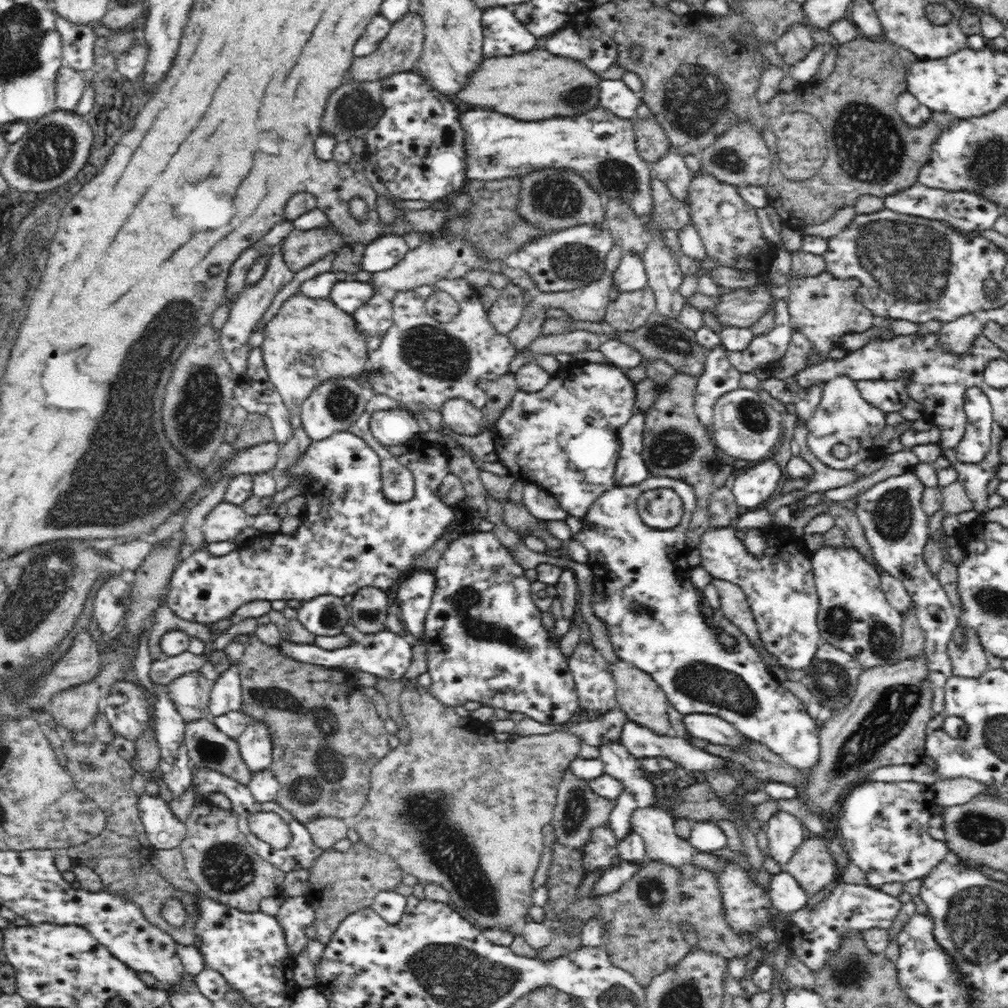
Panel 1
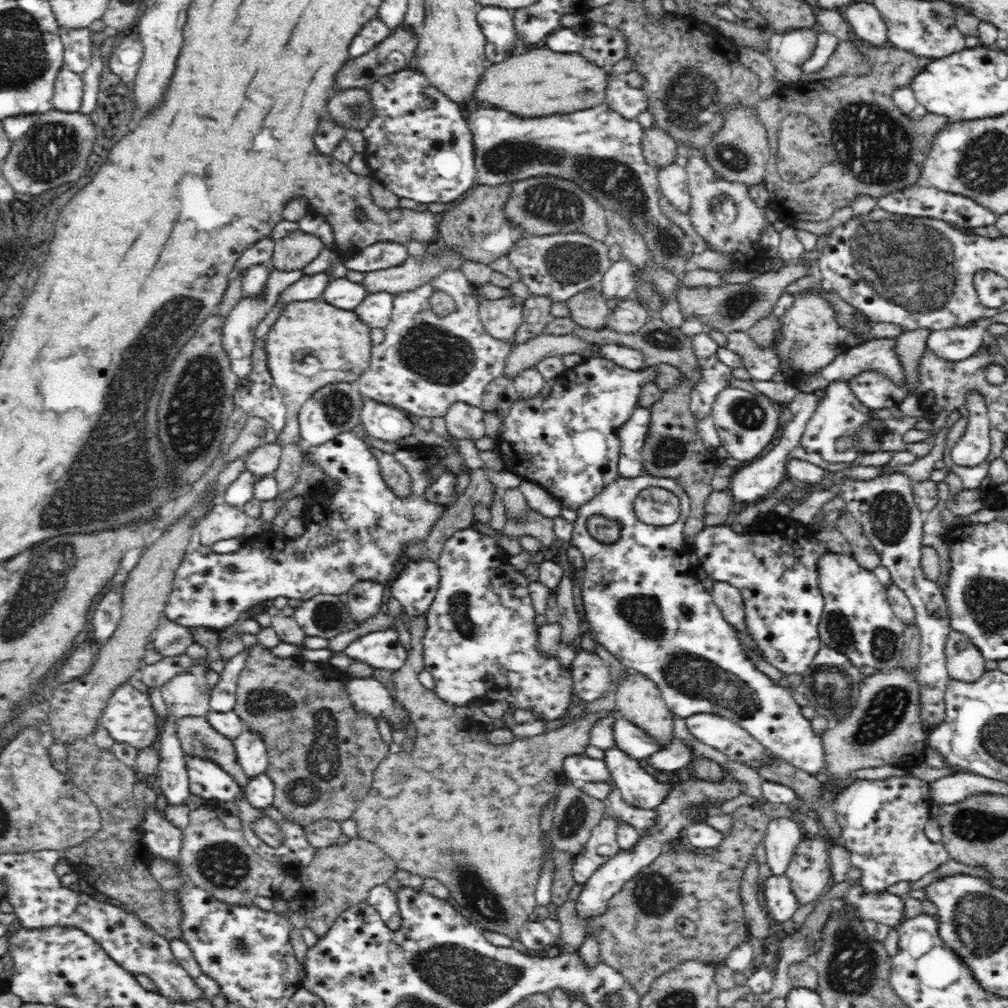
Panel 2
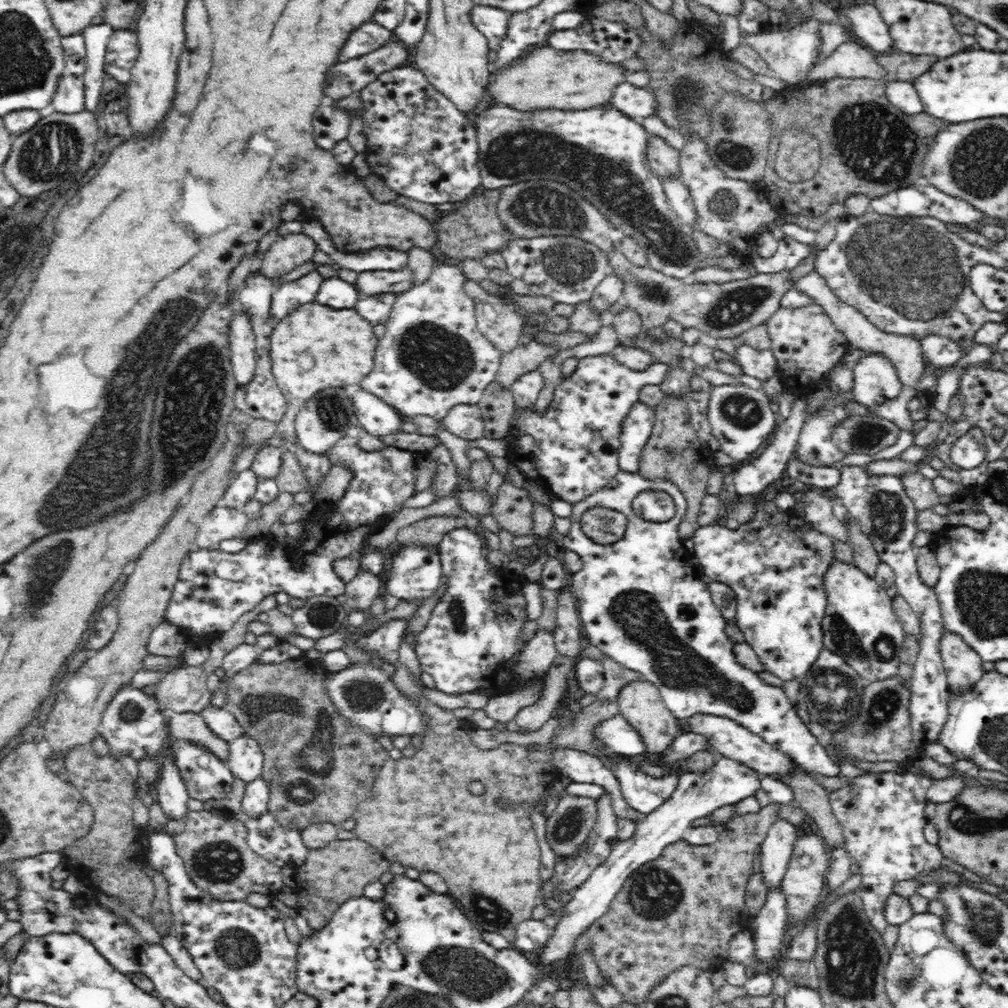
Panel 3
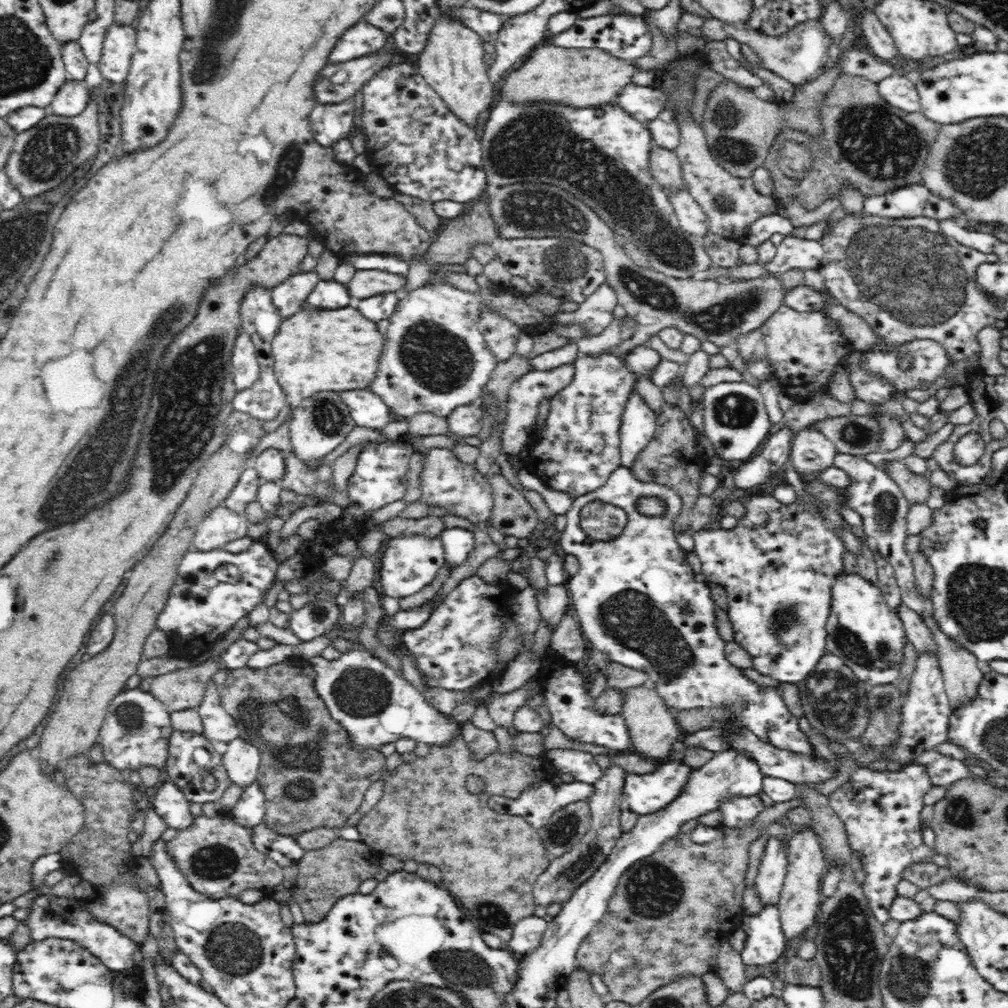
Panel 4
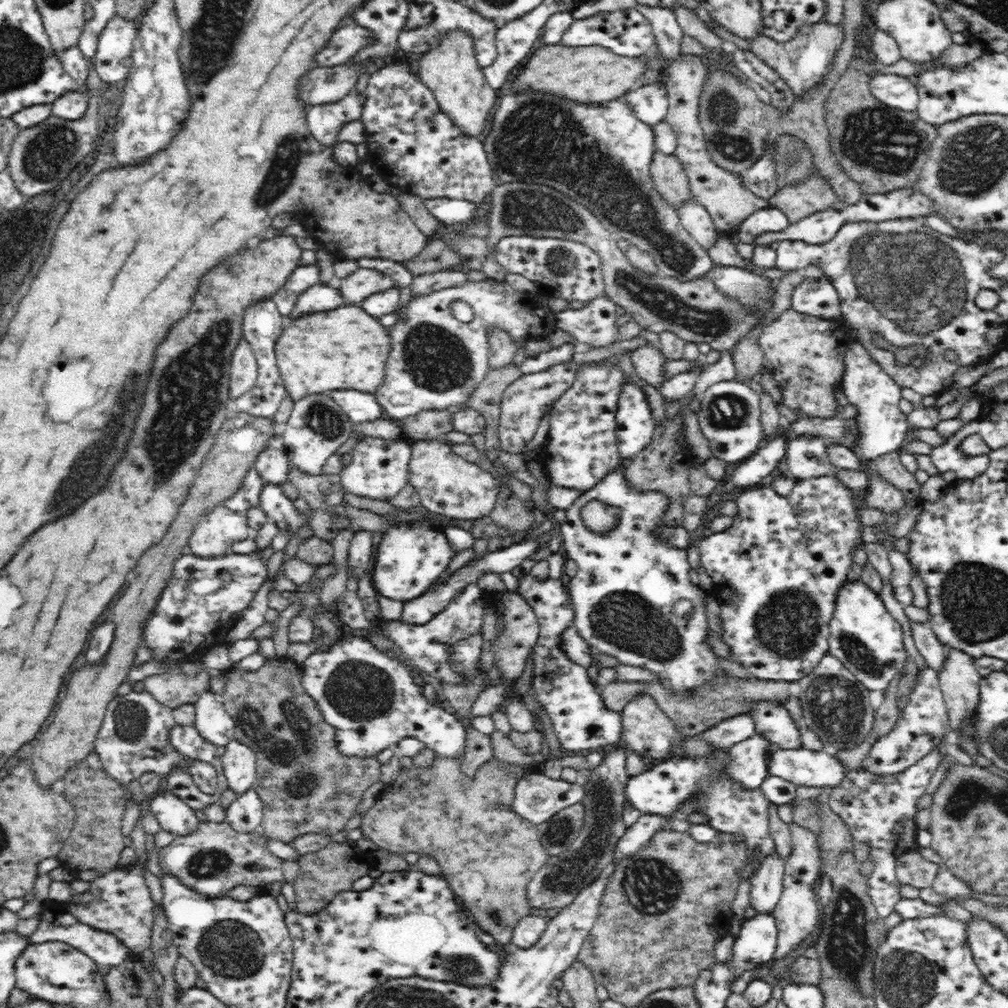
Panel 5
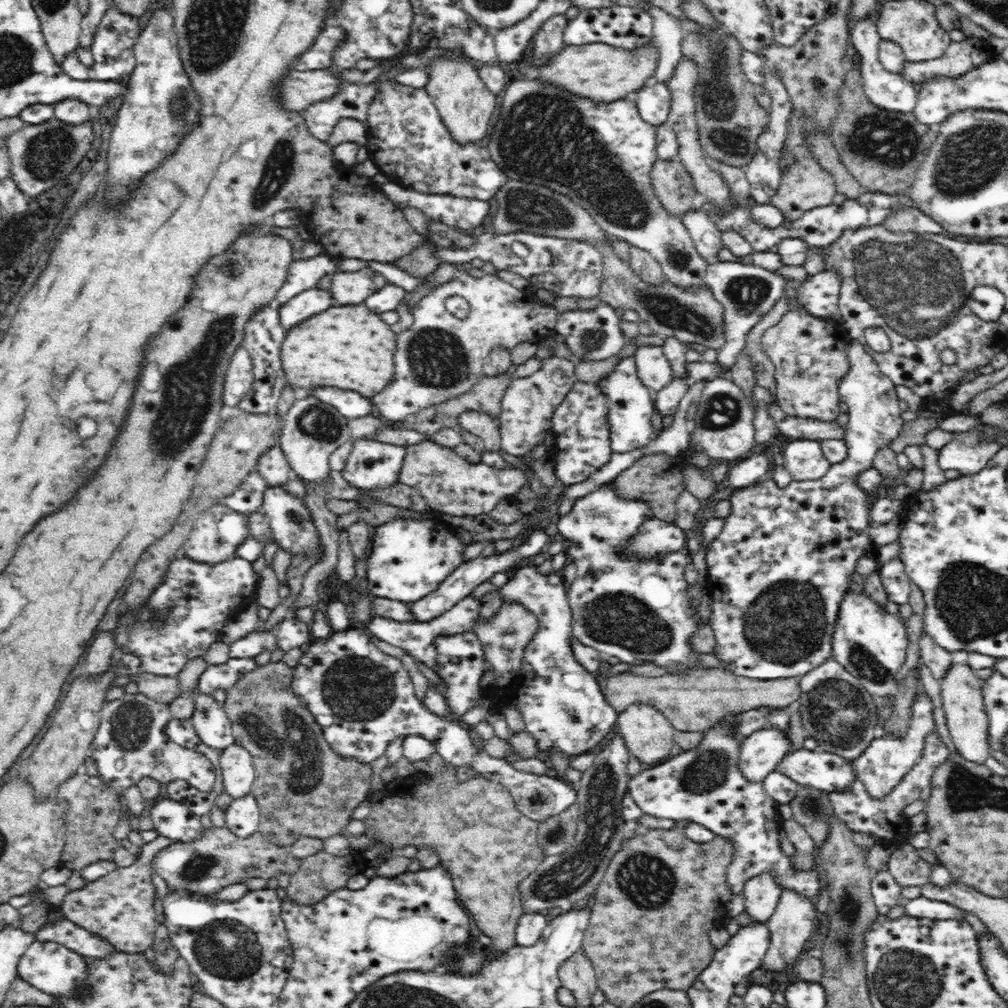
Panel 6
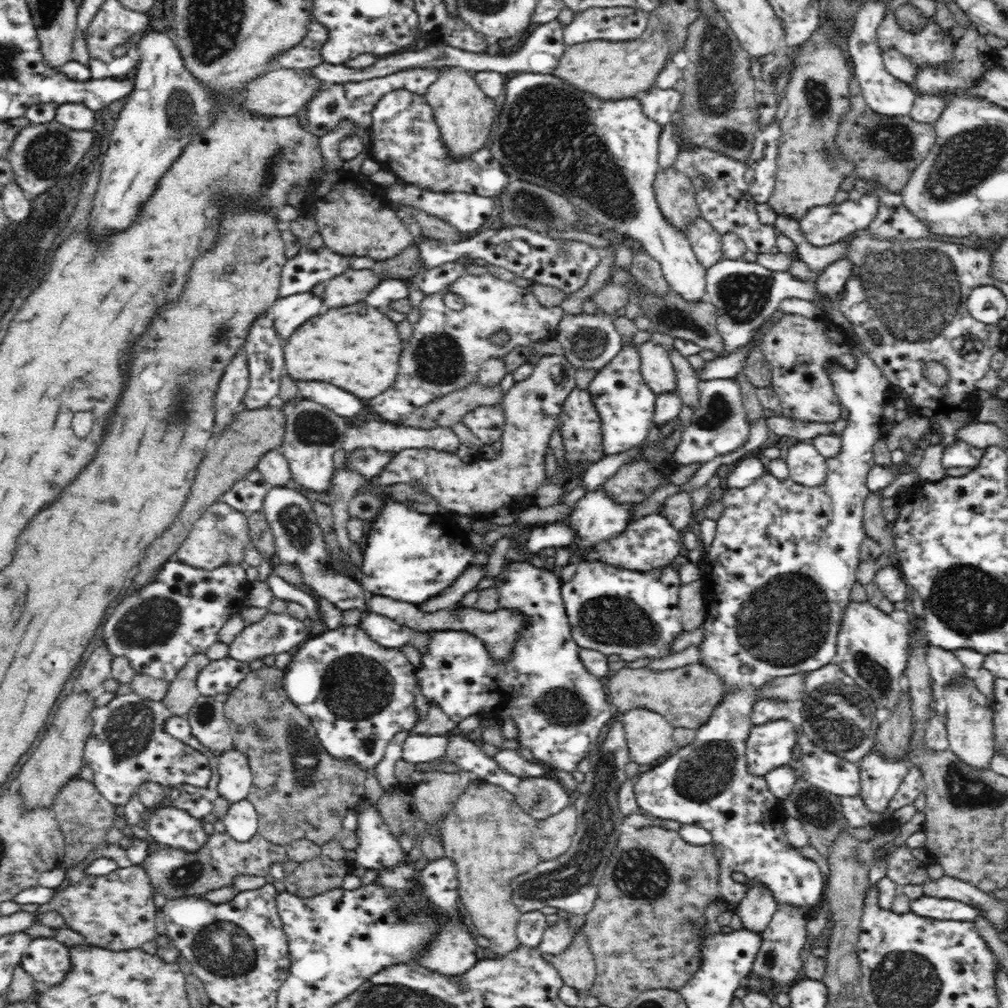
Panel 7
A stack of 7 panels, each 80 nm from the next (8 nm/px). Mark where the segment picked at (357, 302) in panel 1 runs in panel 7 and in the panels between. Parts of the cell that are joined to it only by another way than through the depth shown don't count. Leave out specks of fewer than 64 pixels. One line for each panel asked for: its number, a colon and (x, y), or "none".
2: (342, 292)
3: (334, 292)
4: (328, 295)
5: (318, 298)
6: (310, 302)
7: (290, 312)

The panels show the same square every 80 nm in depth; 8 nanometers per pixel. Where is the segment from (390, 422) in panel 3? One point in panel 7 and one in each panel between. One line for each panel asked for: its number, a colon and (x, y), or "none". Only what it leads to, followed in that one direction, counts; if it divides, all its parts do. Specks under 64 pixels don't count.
4: (367, 409)
5: (359, 407)
6: (351, 404)
7: (343, 403)

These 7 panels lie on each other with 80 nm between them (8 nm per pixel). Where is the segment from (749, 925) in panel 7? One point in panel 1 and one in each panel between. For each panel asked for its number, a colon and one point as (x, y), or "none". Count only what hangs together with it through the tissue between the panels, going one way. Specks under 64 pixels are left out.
1: (784, 832)
2: (783, 835)
3: (776, 849)
4: (770, 878)
5: (766, 884)
6: (761, 893)

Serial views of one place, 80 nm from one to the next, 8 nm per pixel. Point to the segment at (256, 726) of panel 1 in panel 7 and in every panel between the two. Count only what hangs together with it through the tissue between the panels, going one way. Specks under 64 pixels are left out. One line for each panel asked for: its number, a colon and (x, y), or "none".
2: (250, 752)
3: (245, 758)
4: (241, 760)
5: (239, 761)
6: (237, 769)
7: (236, 778)

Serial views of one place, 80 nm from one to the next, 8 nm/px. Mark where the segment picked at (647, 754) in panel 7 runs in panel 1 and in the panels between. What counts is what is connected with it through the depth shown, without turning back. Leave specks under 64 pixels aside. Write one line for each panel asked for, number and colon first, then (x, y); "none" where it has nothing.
1: (638, 695)
2: (638, 699)
3: (640, 703)
4: (652, 729)
5: (647, 730)
6: (649, 736)

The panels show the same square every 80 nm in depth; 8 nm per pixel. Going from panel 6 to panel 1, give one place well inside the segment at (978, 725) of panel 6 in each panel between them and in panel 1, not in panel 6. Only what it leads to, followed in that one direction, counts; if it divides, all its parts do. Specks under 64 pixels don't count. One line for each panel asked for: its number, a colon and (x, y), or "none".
1: (968, 658)
2: (964, 662)
3: (963, 666)
4: (960, 673)
5: (959, 680)

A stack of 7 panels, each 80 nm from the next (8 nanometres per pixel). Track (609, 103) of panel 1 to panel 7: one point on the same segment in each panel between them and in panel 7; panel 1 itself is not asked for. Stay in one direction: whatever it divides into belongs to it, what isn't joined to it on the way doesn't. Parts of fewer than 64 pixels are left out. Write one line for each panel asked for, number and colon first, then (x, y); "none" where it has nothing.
2: (629, 102)
3: (637, 103)
4: (644, 104)
5: (650, 103)
6: (654, 102)
7: (659, 105)

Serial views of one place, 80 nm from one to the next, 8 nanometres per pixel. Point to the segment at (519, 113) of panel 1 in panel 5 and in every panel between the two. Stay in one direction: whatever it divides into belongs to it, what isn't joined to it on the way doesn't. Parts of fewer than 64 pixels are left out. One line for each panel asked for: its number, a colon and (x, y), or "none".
2: (540, 82)
3: (575, 80)
4: (581, 78)
5: (592, 74)

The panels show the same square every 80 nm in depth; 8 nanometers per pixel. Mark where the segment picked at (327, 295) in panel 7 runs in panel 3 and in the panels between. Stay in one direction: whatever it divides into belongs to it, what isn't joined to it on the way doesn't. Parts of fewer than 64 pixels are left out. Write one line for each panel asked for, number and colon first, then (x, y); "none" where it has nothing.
3: (372, 282)
4: (365, 283)
5: (357, 286)
6: (346, 288)

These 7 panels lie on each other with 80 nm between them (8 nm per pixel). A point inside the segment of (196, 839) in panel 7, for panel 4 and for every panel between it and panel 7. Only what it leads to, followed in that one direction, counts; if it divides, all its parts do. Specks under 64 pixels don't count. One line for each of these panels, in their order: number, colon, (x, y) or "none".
4: (169, 802)
5: (174, 815)
6: (171, 819)

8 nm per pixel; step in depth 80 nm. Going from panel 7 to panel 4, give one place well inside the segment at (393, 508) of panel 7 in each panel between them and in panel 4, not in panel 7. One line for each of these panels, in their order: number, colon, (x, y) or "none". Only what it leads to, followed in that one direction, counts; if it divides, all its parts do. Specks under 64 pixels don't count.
4: (410, 562)
5: (410, 558)
6: (409, 558)

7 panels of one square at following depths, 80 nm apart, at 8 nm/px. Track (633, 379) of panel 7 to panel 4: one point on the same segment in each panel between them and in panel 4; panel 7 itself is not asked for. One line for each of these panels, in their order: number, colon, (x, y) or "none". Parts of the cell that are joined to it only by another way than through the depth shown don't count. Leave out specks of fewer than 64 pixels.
4: (638, 423)
5: (635, 425)
6: (630, 403)

